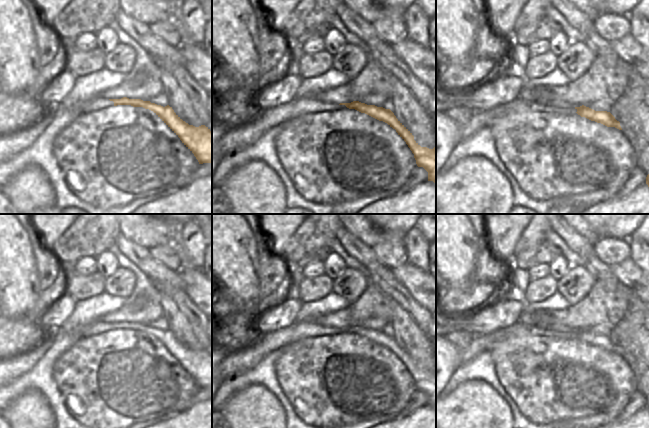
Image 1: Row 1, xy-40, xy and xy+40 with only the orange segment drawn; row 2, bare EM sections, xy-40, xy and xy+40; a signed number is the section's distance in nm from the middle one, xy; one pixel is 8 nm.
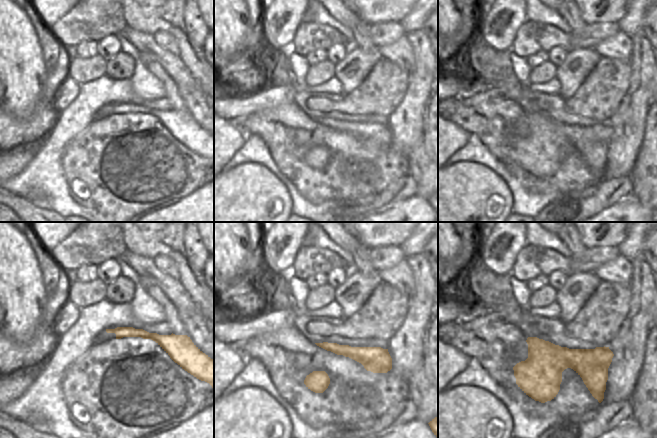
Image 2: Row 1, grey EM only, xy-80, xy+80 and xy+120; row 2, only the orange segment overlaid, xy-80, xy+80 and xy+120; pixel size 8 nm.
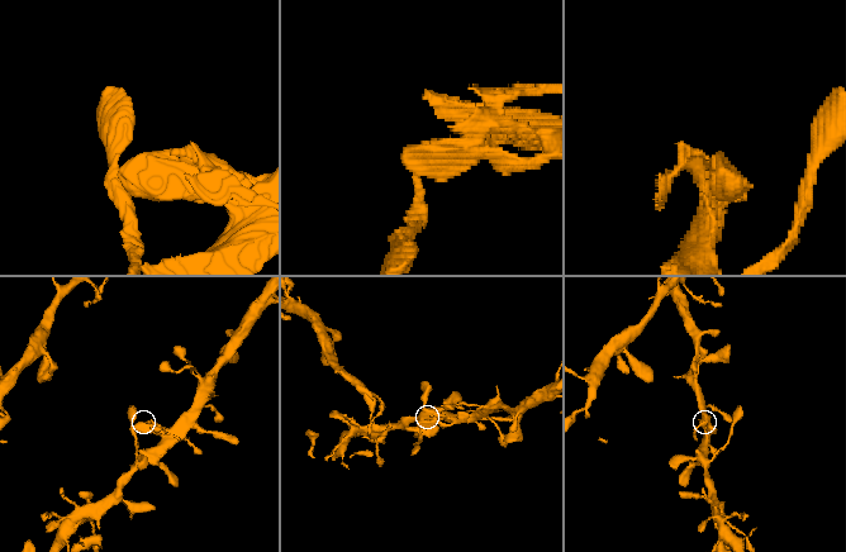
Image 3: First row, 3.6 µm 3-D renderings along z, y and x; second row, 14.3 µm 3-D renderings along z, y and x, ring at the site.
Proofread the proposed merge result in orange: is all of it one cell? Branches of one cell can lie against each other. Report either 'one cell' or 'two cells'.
one cell

